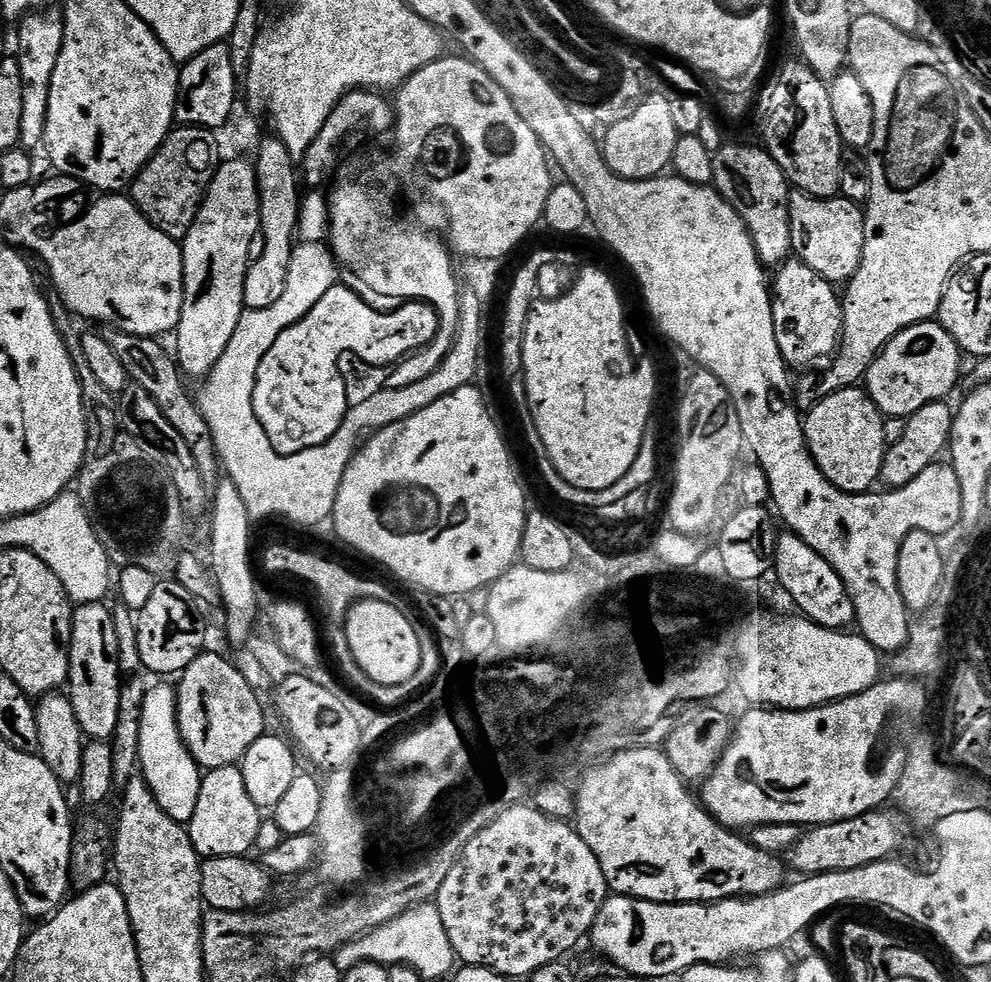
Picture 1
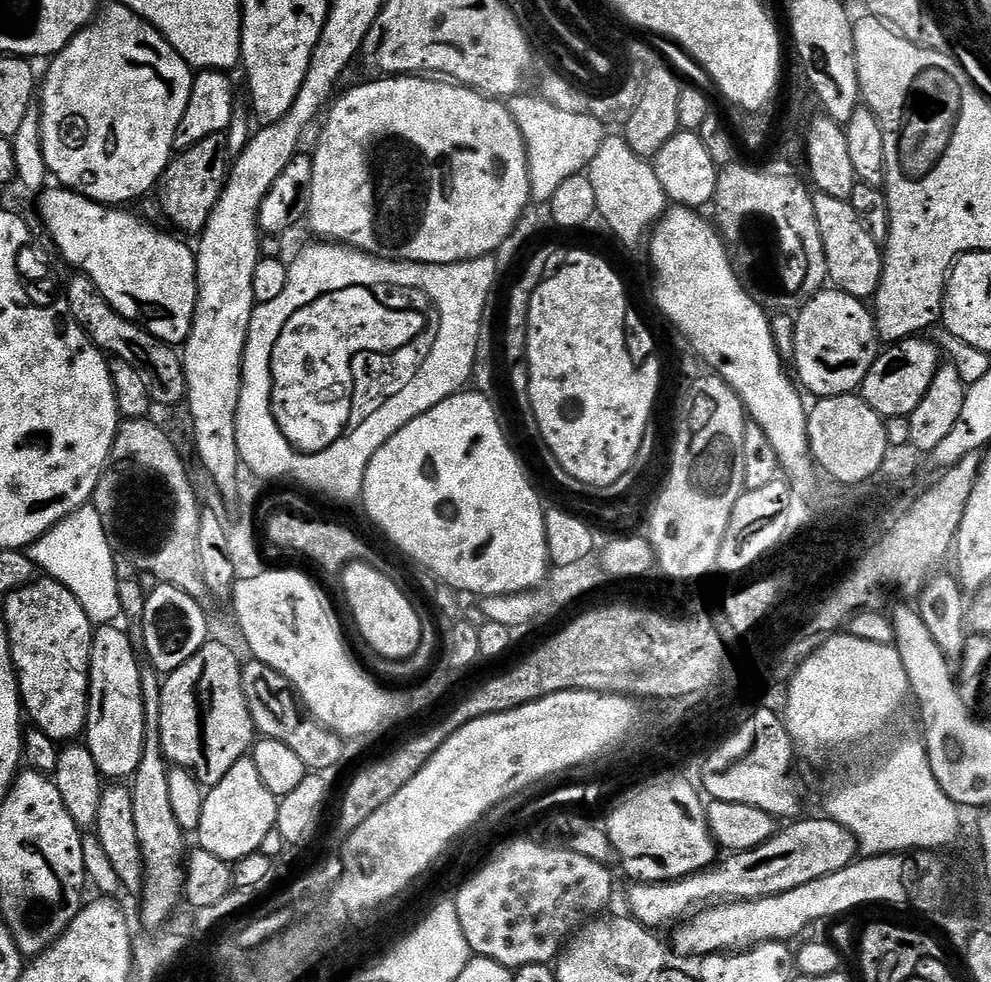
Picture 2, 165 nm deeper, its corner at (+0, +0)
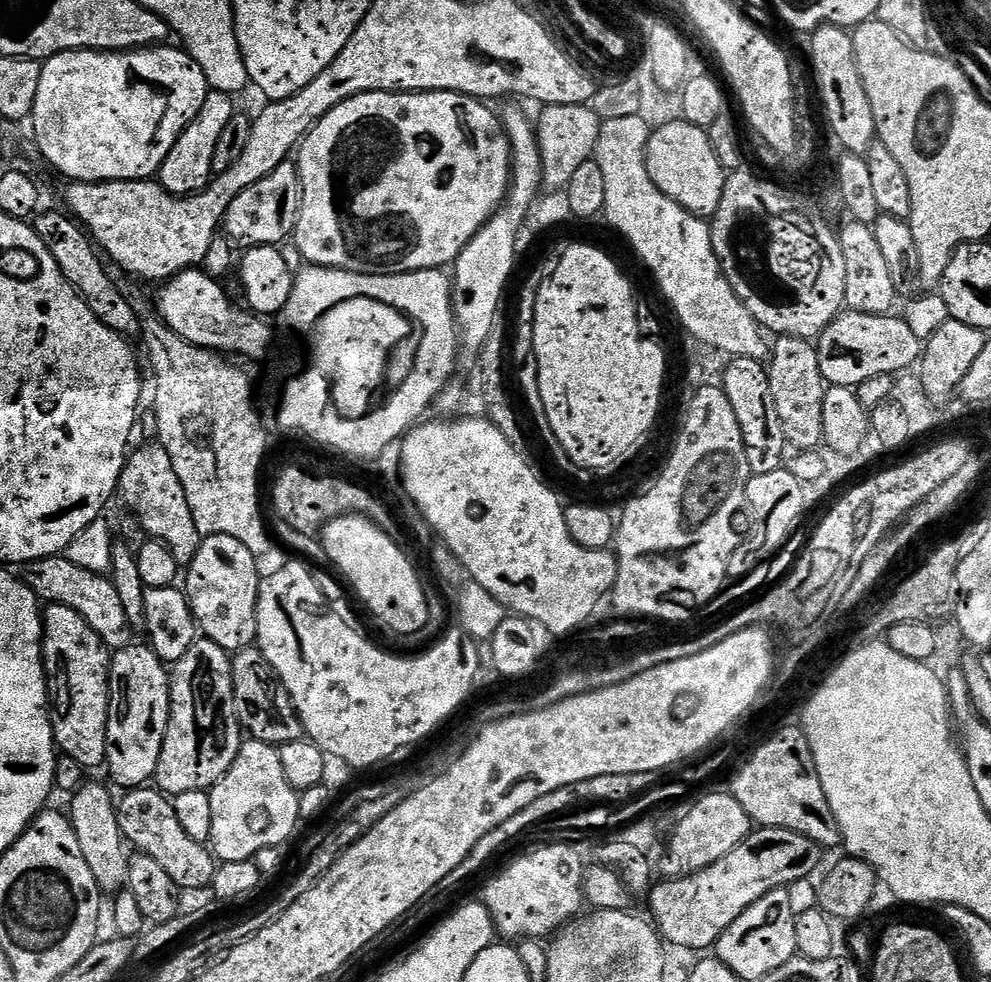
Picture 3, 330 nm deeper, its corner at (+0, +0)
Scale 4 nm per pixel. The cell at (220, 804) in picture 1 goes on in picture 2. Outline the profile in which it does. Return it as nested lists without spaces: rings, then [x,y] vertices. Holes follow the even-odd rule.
[[[251,758],[234,762],[230,766],[230,774],[222,778],[213,788],[207,789],[202,806],[202,822],[198,822],[194,833],[199,847],[210,854],[229,862],[246,858],[259,852],[262,838],[276,827],[276,805],[278,798],[266,790],[258,766],[254,766]]]

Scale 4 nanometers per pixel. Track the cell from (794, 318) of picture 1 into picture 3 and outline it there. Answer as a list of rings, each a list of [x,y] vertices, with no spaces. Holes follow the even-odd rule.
[[[852,309],[840,313],[816,342],[825,383],[831,387],[851,389],[870,378],[892,376],[911,369],[908,367],[919,361],[923,345],[903,317],[870,315]]]

